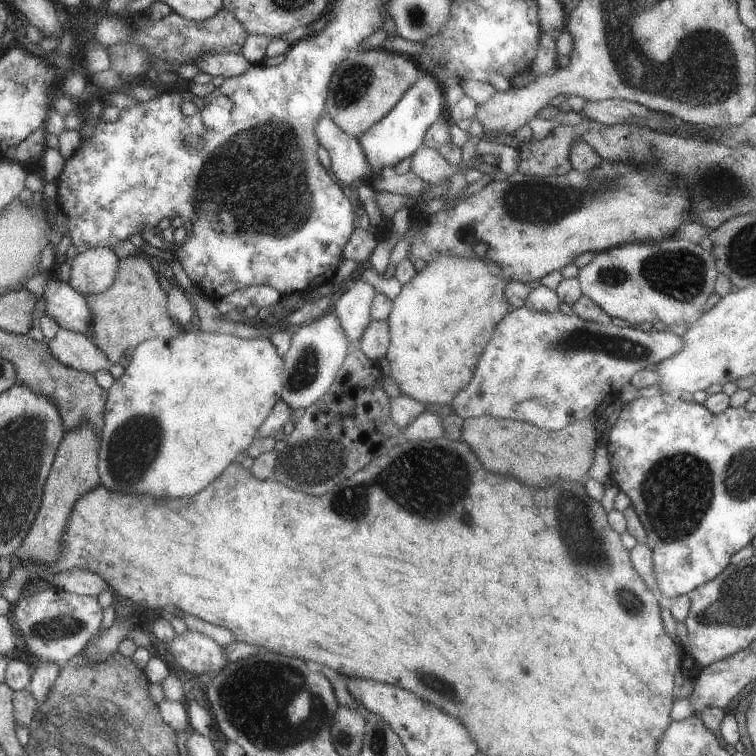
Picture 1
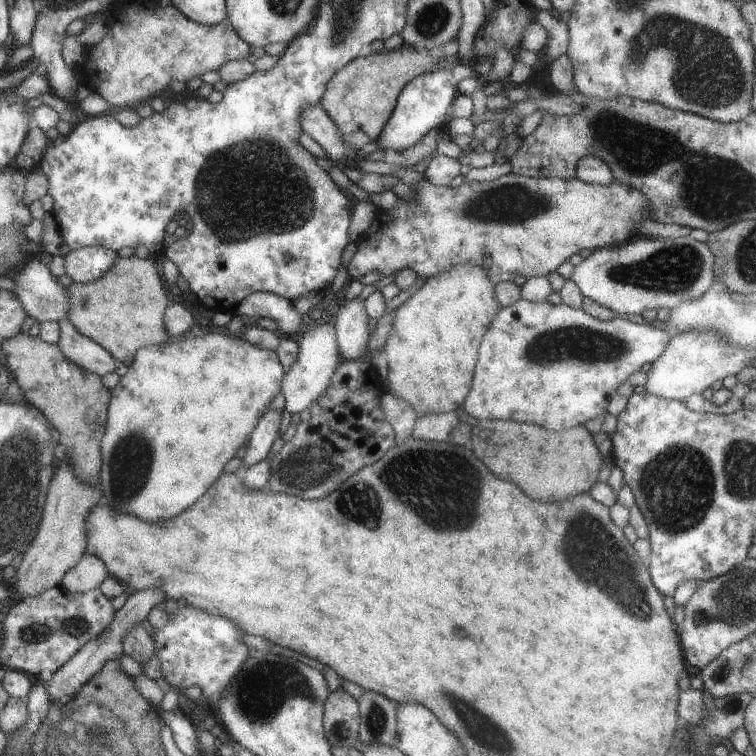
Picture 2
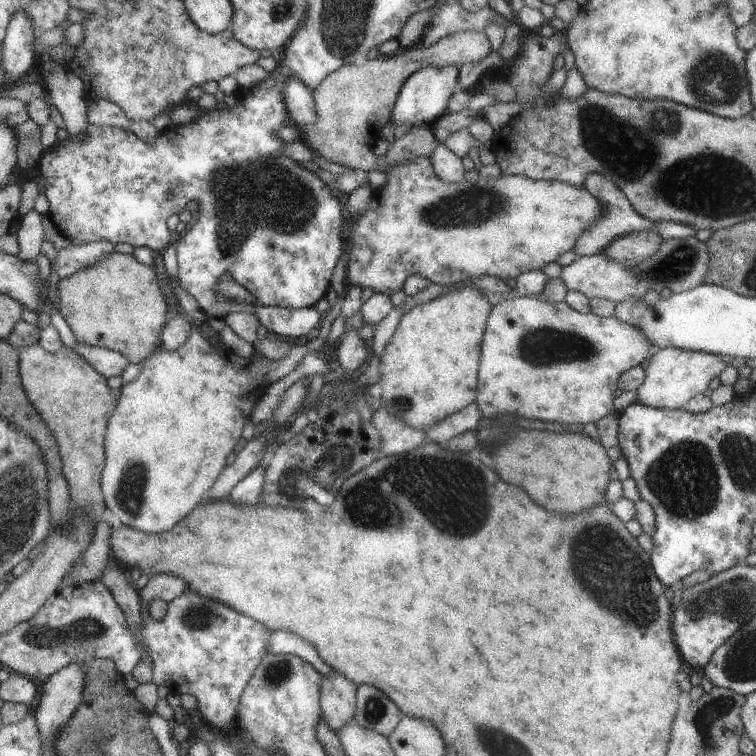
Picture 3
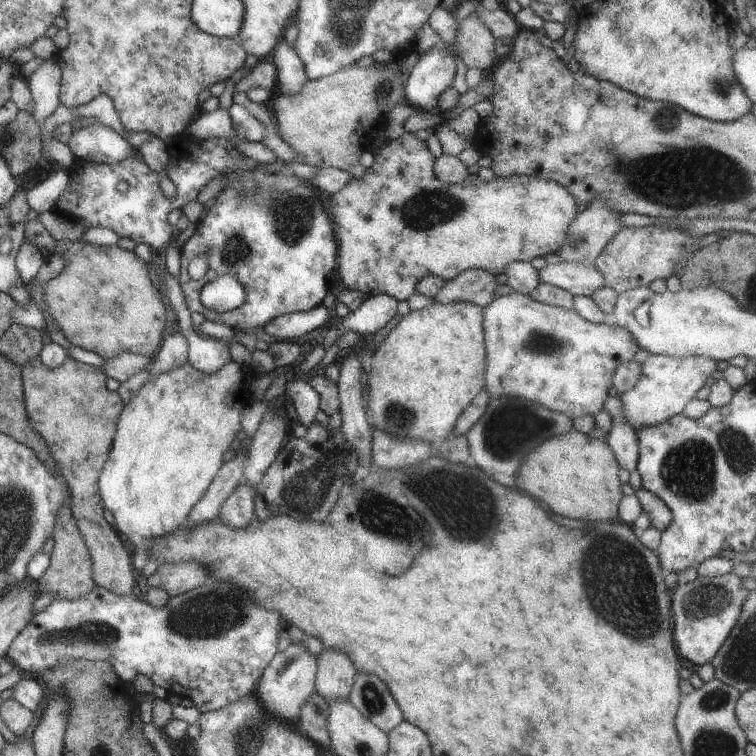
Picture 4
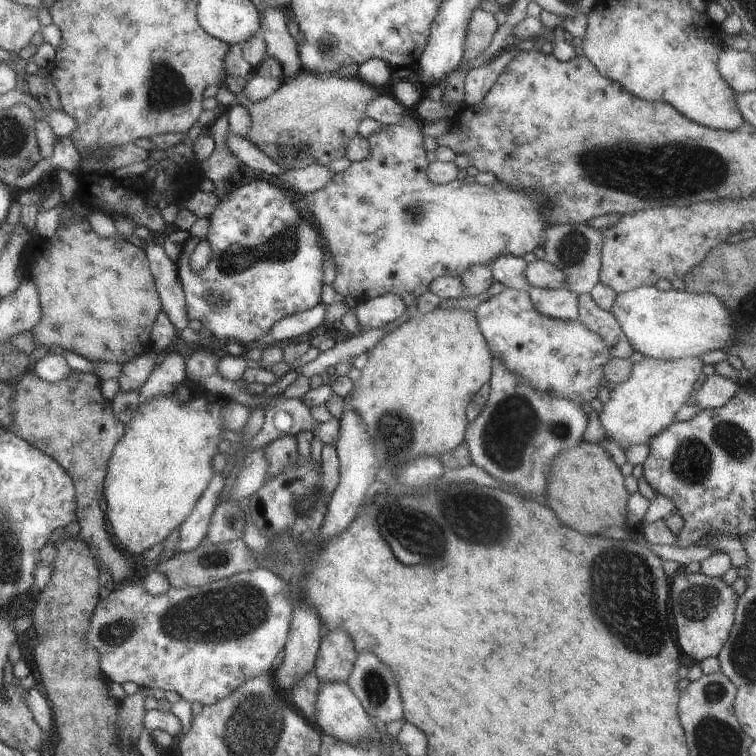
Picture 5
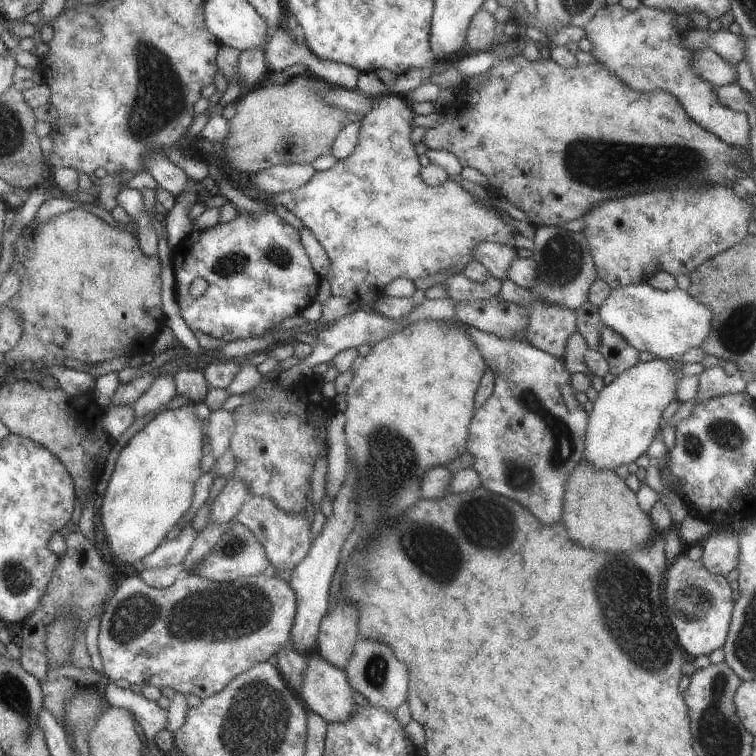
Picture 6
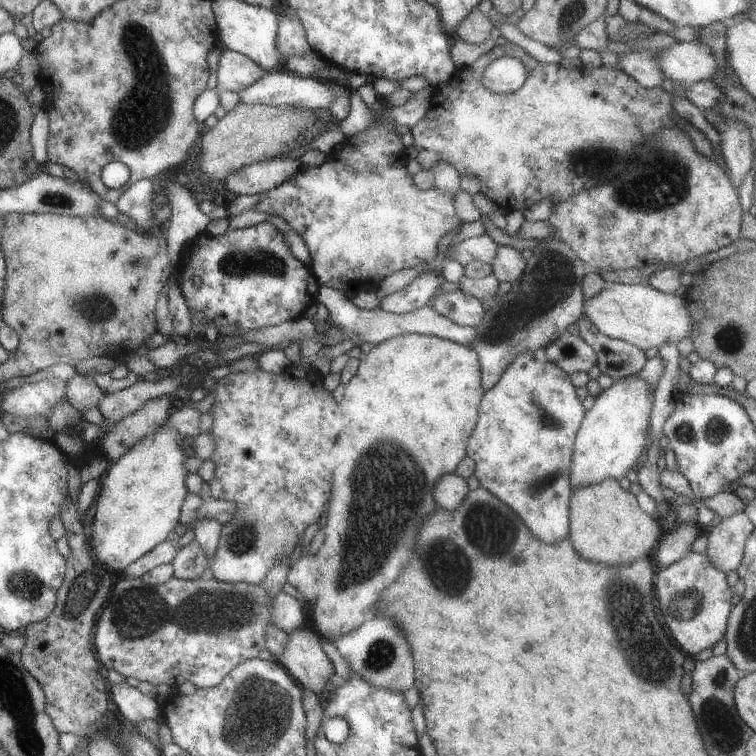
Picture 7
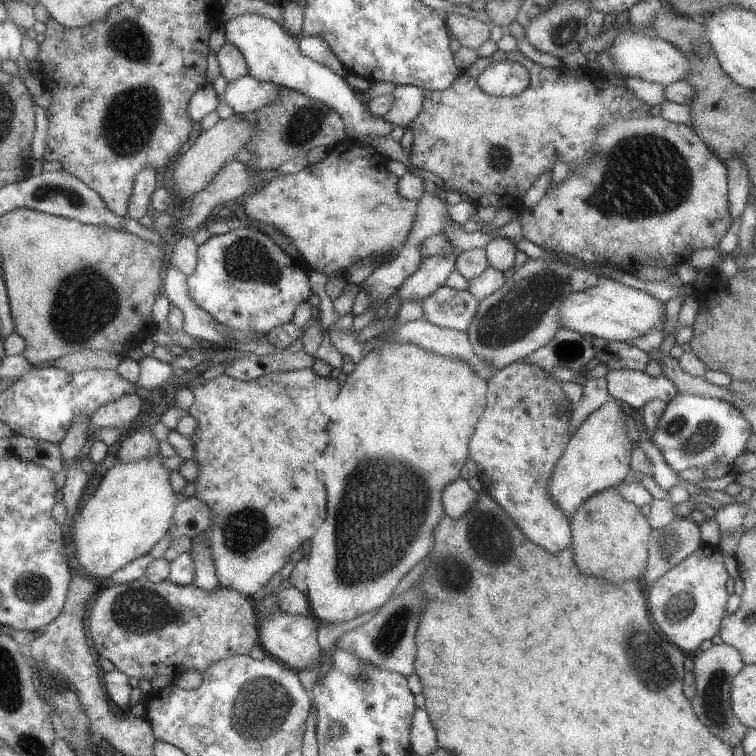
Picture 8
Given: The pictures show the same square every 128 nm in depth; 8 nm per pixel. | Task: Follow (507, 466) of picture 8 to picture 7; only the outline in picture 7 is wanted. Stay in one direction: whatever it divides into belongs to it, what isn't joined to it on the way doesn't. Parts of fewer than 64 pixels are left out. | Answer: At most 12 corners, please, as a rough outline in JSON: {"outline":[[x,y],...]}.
{"outline":[[541,348],[482,395],[480,487],[543,544],[569,533],[585,412]]}

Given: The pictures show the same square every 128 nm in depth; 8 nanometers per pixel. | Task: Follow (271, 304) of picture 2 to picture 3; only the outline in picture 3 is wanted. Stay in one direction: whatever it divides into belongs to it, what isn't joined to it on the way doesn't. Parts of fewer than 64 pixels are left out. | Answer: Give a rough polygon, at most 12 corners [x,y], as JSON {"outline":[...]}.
{"outline":[[255,306],[269,334],[299,338],[320,323],[314,306]]}

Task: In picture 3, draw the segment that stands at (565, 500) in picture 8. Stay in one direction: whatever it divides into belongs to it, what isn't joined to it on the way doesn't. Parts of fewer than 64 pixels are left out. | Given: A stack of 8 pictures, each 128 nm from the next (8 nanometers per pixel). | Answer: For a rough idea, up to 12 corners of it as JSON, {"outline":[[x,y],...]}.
{"outline":[[659,348],[634,402],[681,408],[731,356]]}

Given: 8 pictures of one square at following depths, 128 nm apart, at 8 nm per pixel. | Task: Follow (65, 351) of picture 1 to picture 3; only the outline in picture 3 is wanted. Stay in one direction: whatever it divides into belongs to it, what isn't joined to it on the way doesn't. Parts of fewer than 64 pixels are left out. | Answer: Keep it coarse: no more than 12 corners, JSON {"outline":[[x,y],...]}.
{"outline":[[77,344],[72,351],[105,378],[130,363],[119,352]]}

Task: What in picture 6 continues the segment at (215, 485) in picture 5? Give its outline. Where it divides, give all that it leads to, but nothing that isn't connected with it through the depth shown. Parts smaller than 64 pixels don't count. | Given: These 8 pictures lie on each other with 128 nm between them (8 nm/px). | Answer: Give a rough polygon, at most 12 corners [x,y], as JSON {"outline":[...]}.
{"outline":[[187,524],[141,560],[137,568],[180,564],[197,538]]}

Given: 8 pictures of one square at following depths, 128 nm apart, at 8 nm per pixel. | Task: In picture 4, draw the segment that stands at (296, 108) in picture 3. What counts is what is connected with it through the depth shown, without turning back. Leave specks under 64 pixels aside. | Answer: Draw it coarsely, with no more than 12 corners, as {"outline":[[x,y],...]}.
{"outline":[[282,35],[272,48],[280,94],[297,94],[308,78]]}

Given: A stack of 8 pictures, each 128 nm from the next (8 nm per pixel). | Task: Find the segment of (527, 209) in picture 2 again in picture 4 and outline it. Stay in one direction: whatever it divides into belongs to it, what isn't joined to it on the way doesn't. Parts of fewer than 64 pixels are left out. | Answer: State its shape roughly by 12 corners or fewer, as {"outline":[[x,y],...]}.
{"outline":[[403,131],[321,202],[336,282],[407,300],[427,275],[558,253],[557,182],[445,184]]}

